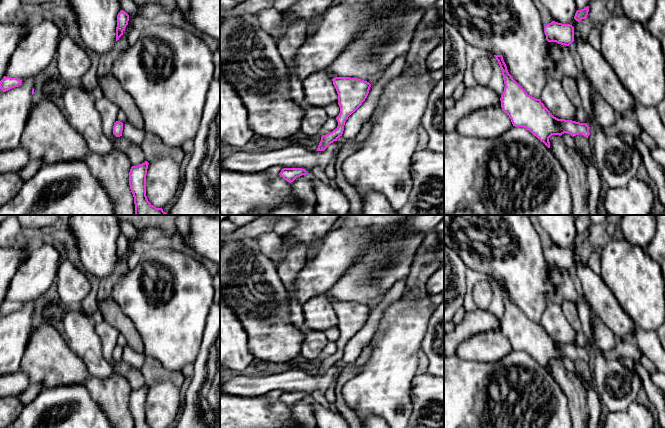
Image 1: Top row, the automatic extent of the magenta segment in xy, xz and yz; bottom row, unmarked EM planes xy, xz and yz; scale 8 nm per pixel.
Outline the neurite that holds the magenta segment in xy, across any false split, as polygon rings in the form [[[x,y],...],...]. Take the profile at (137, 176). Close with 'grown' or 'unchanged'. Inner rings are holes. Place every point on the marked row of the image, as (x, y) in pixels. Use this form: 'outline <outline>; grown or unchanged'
outline [[[145,161],[132,166],[129,172],[129,185],[134,197],[135,215],[168,215],[162,208],[156,208],[146,196],[146,175],[149,163]]]; unchanged

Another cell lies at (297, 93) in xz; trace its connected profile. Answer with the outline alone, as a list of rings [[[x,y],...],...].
[[[297,75],[291,77],[290,80],[290,96],[298,105],[304,104],[305,92],[303,87],[303,80]]]

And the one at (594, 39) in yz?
[[[594,27],[588,34],[587,41],[591,44],[595,49],[600,50],[601,46],[601,37],[599,30]]]

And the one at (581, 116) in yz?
[[[582,107],[577,108],[574,120],[576,122],[586,123],[589,127],[593,127],[597,131],[603,129],[603,127],[601,127],[595,120],[592,109],[591,109],[591,114],[588,115]]]

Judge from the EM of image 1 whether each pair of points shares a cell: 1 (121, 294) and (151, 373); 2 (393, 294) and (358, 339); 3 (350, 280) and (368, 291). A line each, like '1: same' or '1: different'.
1: different
2: same
3: same

